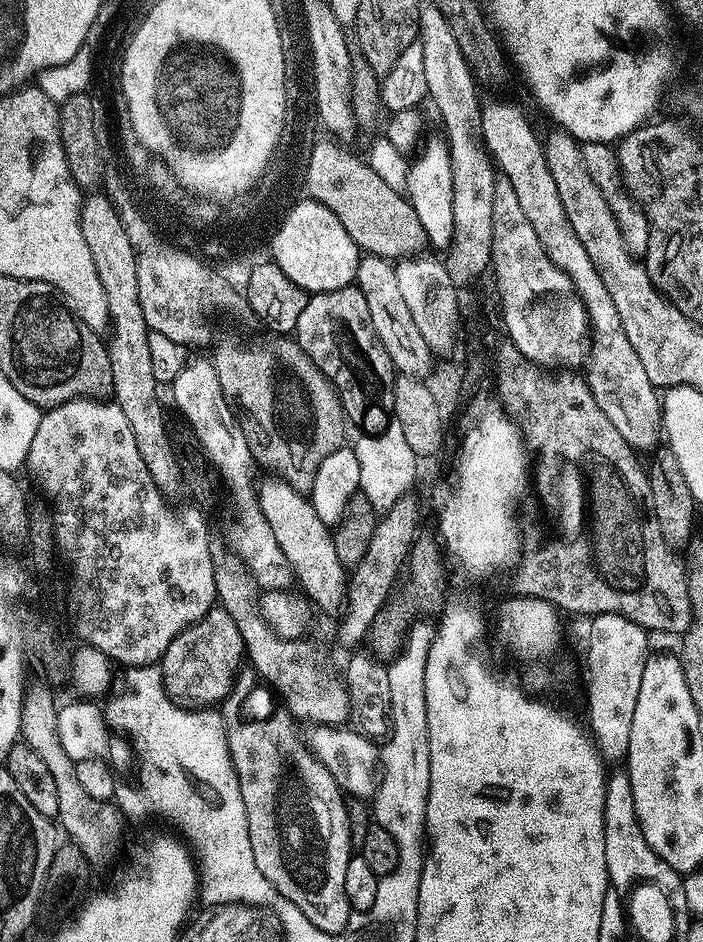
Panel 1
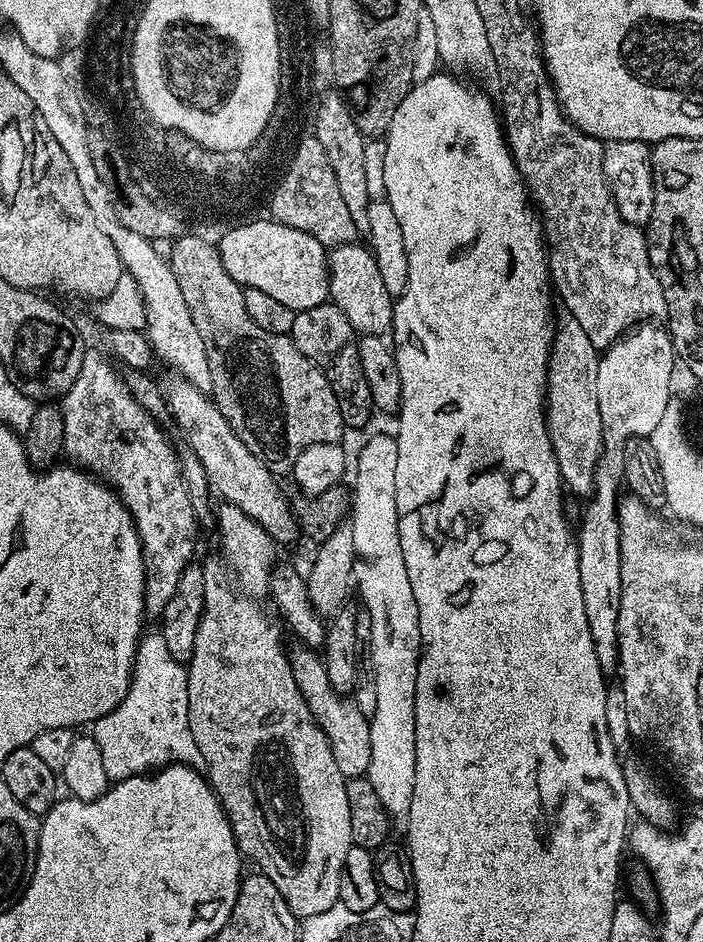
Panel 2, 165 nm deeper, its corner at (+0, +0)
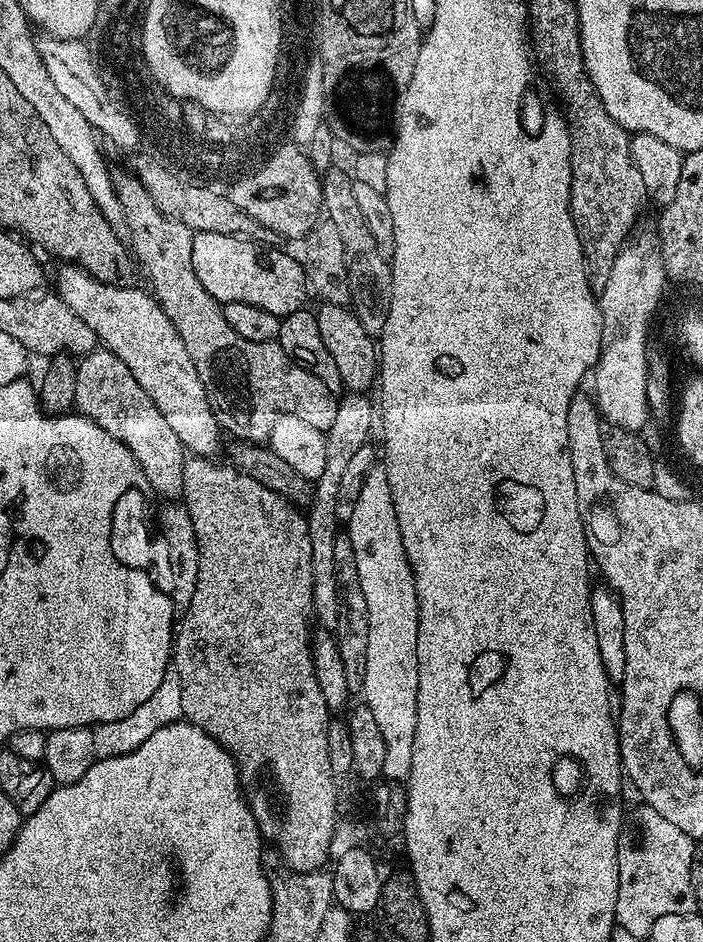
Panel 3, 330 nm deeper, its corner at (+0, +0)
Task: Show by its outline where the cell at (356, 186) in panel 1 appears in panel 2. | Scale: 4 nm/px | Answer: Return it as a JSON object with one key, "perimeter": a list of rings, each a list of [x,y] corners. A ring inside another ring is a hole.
{"perimeter":[[[305,135],[296,145],[291,163],[280,176],[271,196],[271,219],[302,230],[318,238],[318,242],[325,246],[351,244],[357,239],[358,222],[350,214],[346,202],[342,202],[342,194],[338,194],[334,170],[326,158],[326,150],[322,150],[322,142],[318,142],[316,135]]]}

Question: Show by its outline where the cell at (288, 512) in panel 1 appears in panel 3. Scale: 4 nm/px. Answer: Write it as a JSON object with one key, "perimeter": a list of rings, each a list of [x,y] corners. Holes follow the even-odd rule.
{"perimeter":[[[64,262],[59,267],[54,285],[56,295],[62,298],[62,302],[66,302],[66,306],[70,306],[70,310],[74,310],[74,314],[78,314],[78,318],[82,318],[82,322],[86,322],[86,326],[90,326],[90,330],[94,330],[97,341],[107,351],[113,352],[115,356],[122,358],[122,362],[126,362],[126,370],[134,374],[138,386],[142,386],[142,390],[150,394],[154,406],[162,410],[162,418],[166,418],[170,430],[178,434],[185,449],[192,456],[215,457],[215,452],[220,448],[220,436],[222,437],[219,419],[206,398],[202,378],[198,378],[198,370],[194,370],[194,362],[186,351],[182,338],[178,338],[178,330],[170,322],[170,318],[166,318],[156,297],[151,291],[144,289],[143,292],[142,289],[136,288],[137,286],[123,288],[96,280],[90,273],[82,270],[79,264]]]}

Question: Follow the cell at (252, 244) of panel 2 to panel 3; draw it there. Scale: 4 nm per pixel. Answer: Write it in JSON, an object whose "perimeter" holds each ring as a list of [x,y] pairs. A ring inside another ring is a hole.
{"perimeter":[[[197,231],[192,237],[192,265],[198,282],[221,305],[230,302],[250,302],[262,306],[270,314],[281,318],[305,307],[304,299],[310,296],[304,266],[288,252],[276,248],[260,249],[252,240],[243,240],[240,234],[208,233]]]}

